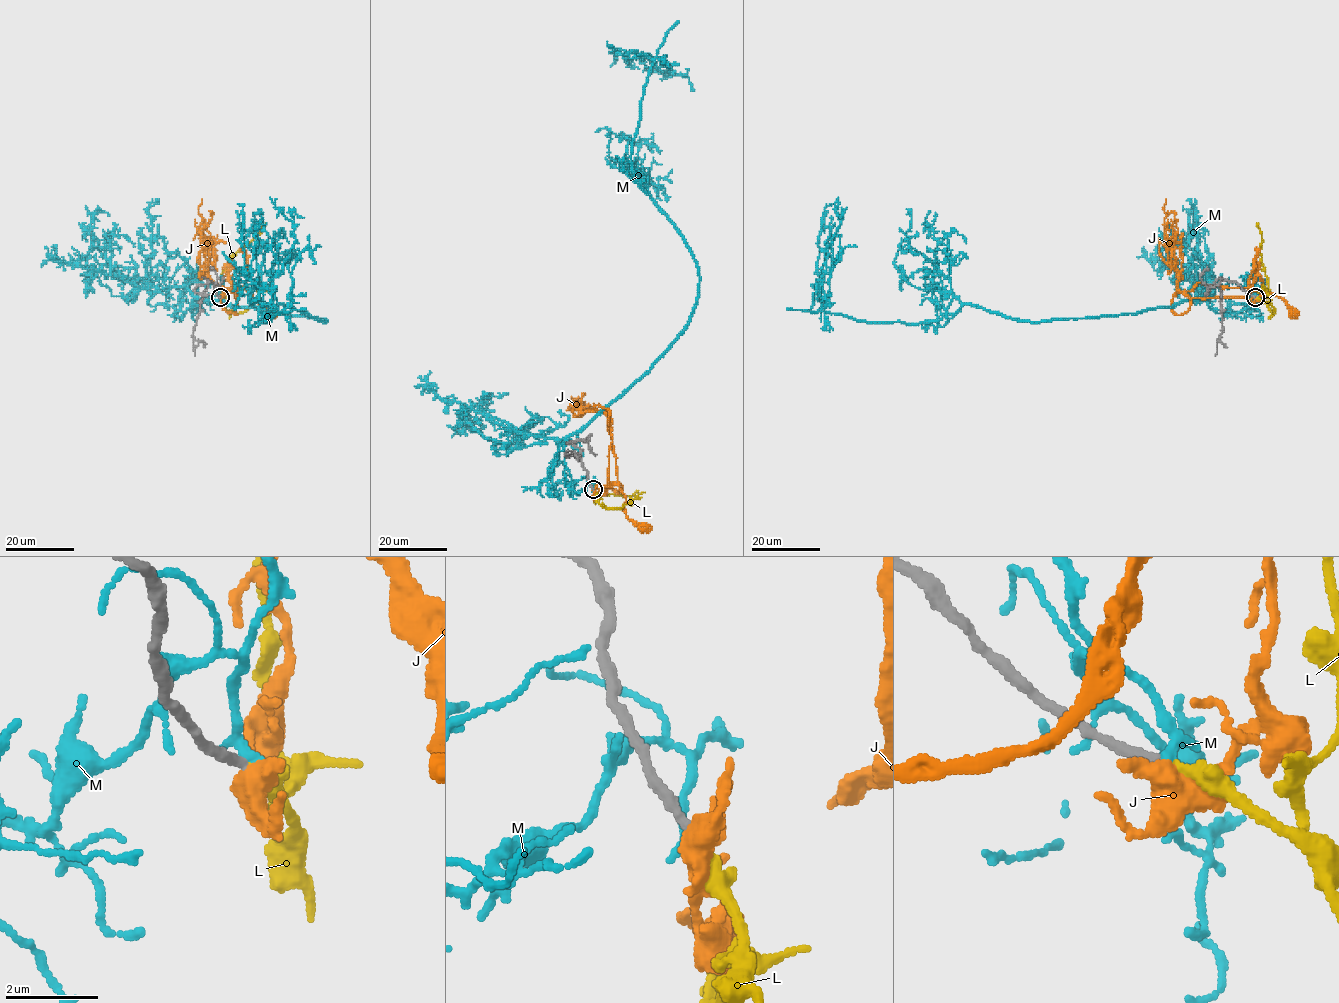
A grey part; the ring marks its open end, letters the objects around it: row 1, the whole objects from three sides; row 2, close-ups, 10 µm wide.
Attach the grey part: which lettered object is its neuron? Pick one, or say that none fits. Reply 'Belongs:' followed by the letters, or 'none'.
Belongs: L

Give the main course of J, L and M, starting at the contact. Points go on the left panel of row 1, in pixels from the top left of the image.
J: (220, 297), (222, 284), (230, 276), (239, 298), (235, 291), (221, 288), (208, 274), (198, 210), (201, 199)
L: (220, 297), (224, 301), (222, 271), (265, 223)
M: (220, 296), (192, 311), (325, 322), (279, 304), (259, 324), (295, 241), (269, 197)

